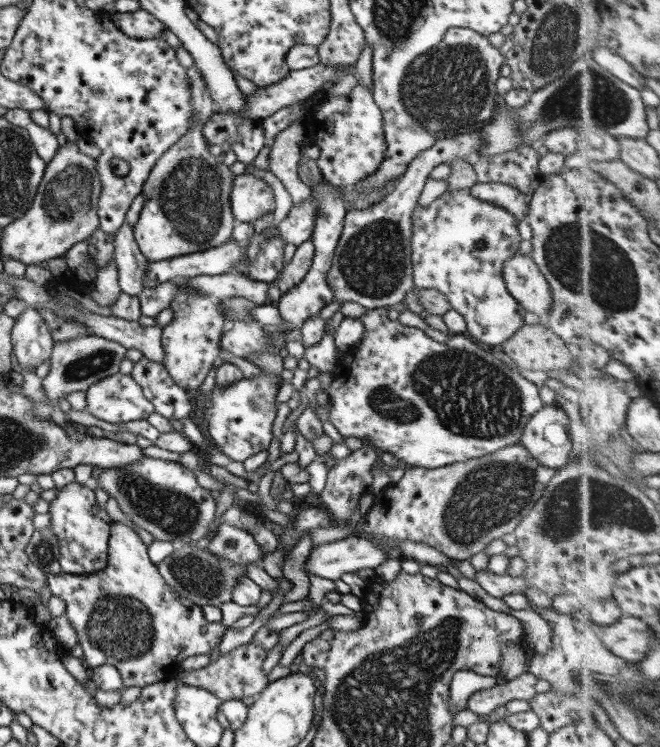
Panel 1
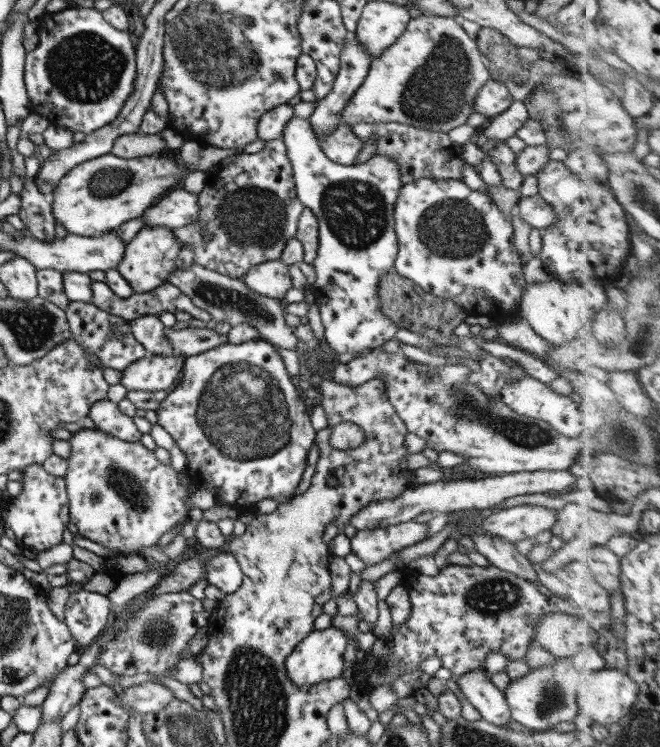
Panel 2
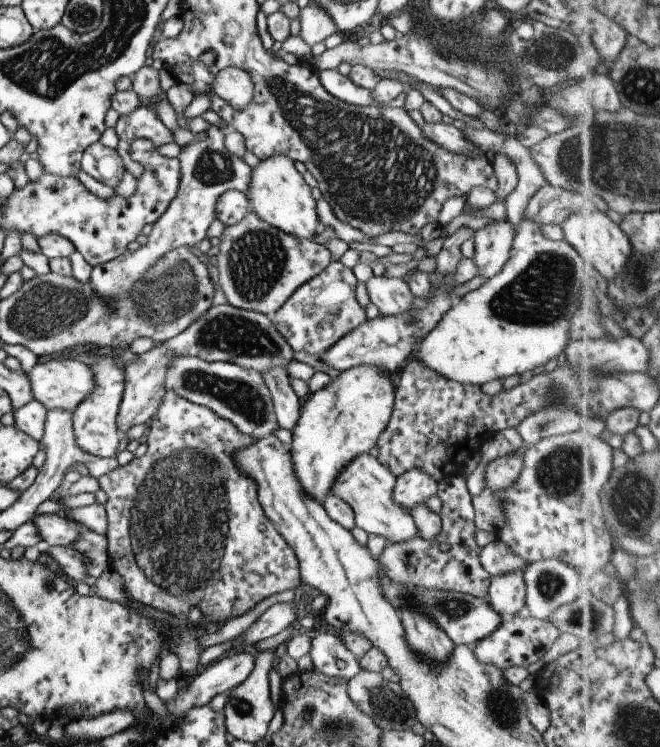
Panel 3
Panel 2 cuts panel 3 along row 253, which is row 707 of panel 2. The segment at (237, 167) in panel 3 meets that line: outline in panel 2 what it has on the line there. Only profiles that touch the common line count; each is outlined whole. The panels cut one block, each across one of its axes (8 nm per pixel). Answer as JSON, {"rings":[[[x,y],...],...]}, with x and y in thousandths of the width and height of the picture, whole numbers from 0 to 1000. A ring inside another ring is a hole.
{"rings":[[[227,912],[191,920],[186,928],[177,932],[179,938],[188,944],[191,952],[197,952],[197,956],[208,952],[218,959],[224,959],[226,954],[245,953],[261,937],[267,937],[264,926],[255,920],[245,914]]]}

